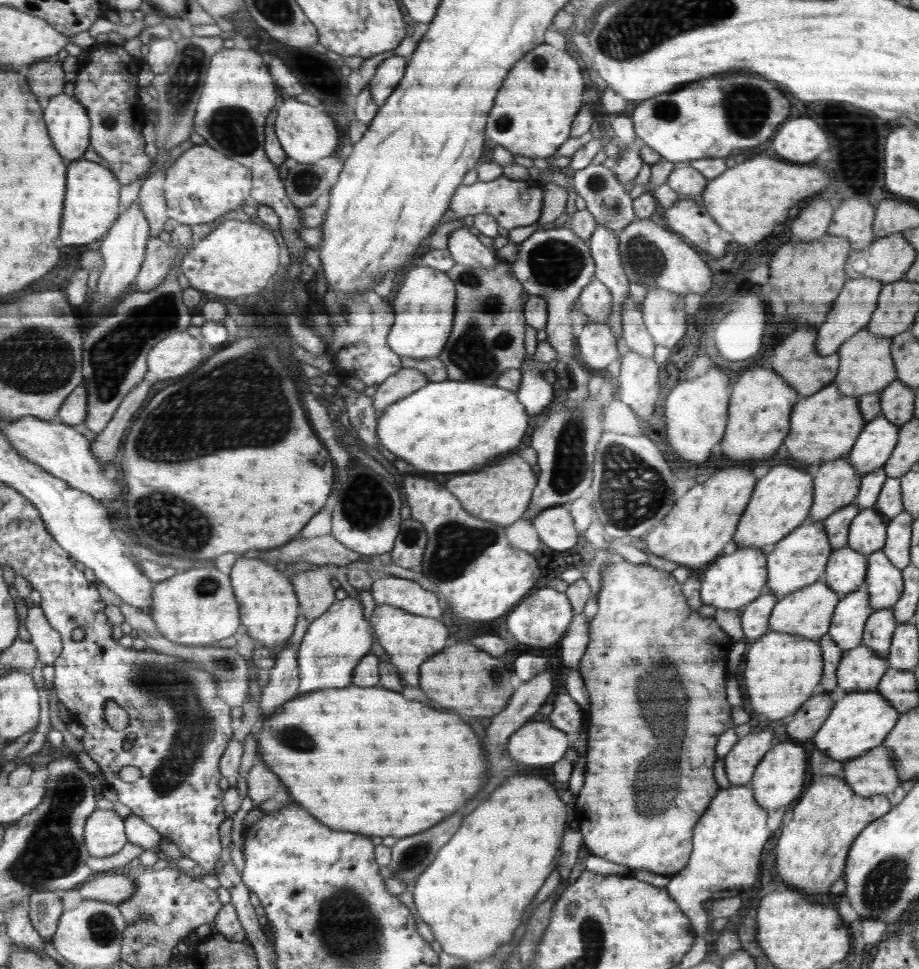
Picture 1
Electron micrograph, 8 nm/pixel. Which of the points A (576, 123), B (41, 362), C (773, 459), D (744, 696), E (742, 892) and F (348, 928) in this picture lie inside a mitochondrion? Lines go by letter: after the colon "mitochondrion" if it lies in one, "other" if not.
A: other
B: mitochondrion
C: other
D: other
E: other
F: mitochondrion

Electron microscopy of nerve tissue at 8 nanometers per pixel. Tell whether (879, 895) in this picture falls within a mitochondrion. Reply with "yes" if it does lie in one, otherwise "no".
yes

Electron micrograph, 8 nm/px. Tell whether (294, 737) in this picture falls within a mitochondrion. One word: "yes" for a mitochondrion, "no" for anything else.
yes

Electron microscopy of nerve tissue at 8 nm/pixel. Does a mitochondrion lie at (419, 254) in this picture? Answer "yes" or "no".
no

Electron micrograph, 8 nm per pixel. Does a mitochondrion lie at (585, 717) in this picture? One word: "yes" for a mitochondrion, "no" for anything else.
no

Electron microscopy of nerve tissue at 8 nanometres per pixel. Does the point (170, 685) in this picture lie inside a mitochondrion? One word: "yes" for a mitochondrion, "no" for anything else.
yes

